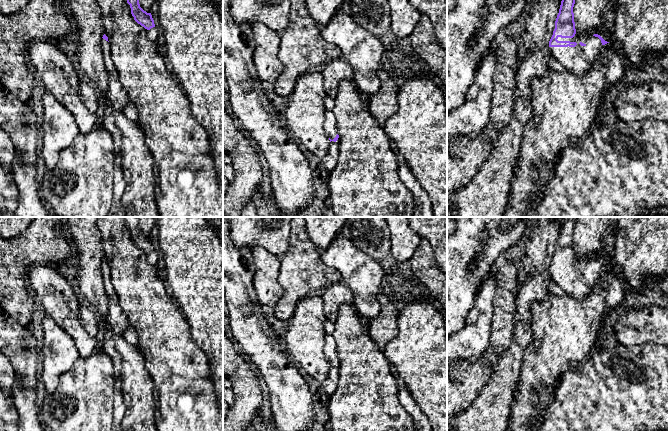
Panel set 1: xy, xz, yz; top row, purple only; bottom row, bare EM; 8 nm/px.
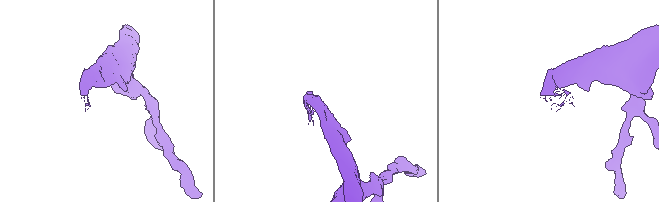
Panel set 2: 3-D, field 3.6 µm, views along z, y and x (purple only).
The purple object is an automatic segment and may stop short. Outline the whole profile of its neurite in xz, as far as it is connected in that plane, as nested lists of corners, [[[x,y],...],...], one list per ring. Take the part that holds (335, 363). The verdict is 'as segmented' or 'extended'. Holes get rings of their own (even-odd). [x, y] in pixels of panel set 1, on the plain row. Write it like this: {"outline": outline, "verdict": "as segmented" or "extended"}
{"outline": [[[325,335],[324,354],[330,364],[327,378],[321,383],[324,391],[330,396],[336,391],[339,382],[339,359],[337,356],[337,345],[334,336]]], "verdict": "extended"}

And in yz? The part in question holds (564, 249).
{"outline": [[[575,217],[562,220],[548,275],[565,293],[572,295],[577,300],[588,295],[603,276],[609,278],[609,284],[605,287],[605,303],[600,322],[601,333],[595,344],[595,352],[598,352],[604,349],[603,340],[607,337],[606,333],[603,332],[608,327],[604,324],[607,320],[607,314],[614,308],[623,306],[625,294],[614,267],[605,265],[598,258],[583,257],[578,259],[576,257],[573,237],[575,224]]], "verdict": "extended"}

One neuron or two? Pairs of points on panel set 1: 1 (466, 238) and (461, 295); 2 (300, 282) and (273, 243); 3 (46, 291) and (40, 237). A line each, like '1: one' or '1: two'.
1: one
2: two
3: two

